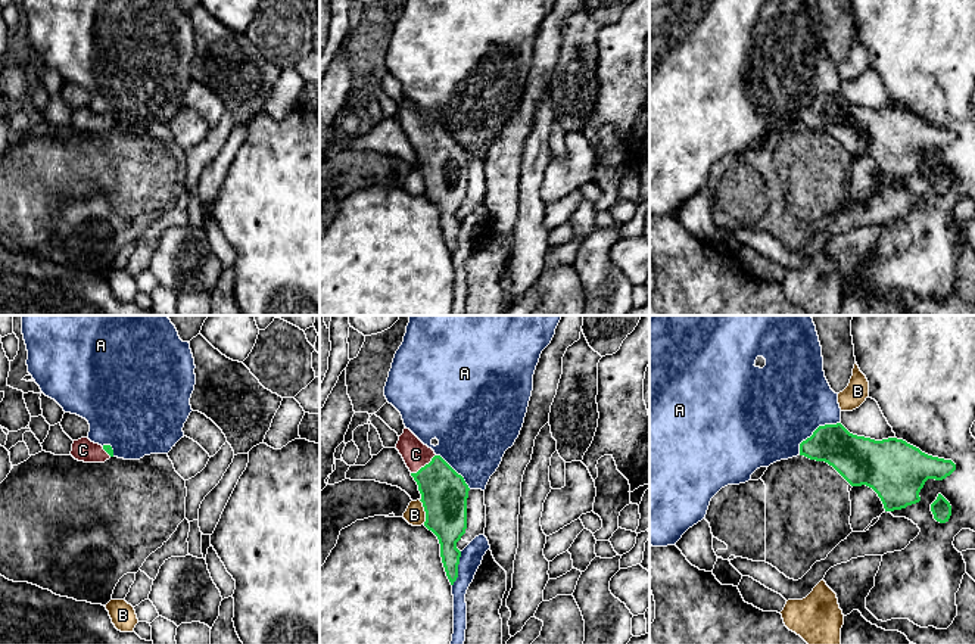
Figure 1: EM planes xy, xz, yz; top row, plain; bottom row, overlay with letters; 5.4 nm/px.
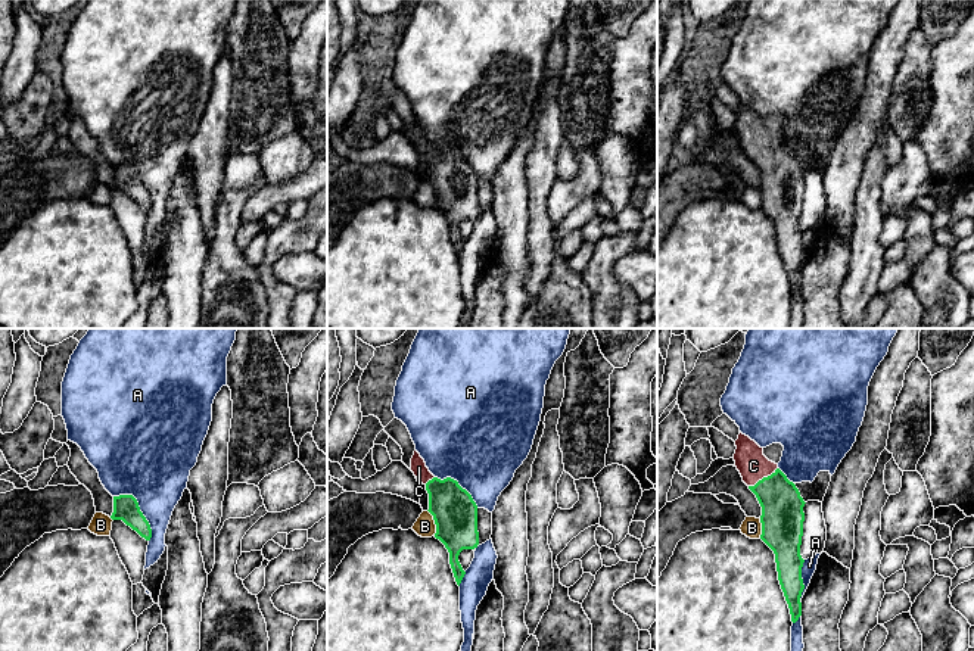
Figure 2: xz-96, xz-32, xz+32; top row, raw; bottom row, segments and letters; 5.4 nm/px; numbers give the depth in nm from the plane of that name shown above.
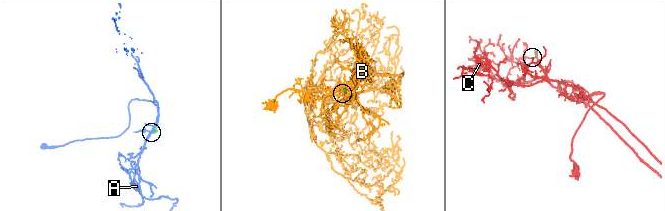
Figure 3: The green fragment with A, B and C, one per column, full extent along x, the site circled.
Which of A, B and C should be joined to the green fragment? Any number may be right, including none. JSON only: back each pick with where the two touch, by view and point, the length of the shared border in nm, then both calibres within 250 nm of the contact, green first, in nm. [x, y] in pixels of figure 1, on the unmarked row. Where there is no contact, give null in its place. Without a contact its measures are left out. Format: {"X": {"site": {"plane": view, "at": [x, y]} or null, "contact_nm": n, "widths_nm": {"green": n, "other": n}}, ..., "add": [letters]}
{"C": {"site": {"plane": "xz", "at": [424, 136]}, "contact_nm": 170, "widths_nm": {"green": 260, "other": 150}}, "add": ["C"]}

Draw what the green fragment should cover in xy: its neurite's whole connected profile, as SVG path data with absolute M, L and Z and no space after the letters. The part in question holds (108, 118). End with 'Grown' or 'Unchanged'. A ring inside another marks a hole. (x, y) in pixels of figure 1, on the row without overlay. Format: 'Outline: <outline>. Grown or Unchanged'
Outline: M88 108L74 111L71 125L84 133L105 133L113 127L110 115L99 115L91 112Z. Grown

